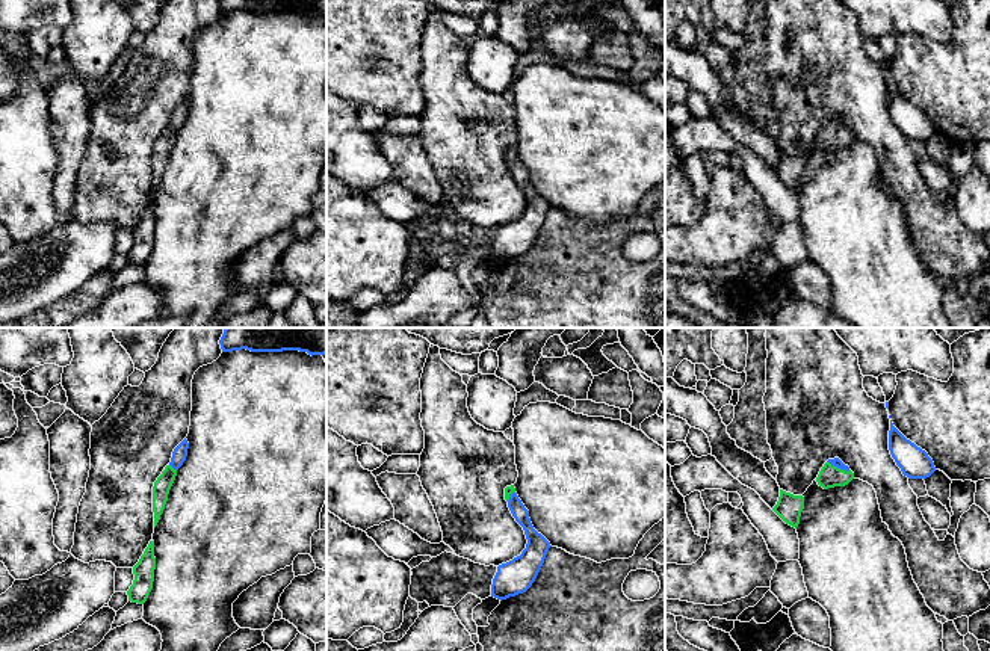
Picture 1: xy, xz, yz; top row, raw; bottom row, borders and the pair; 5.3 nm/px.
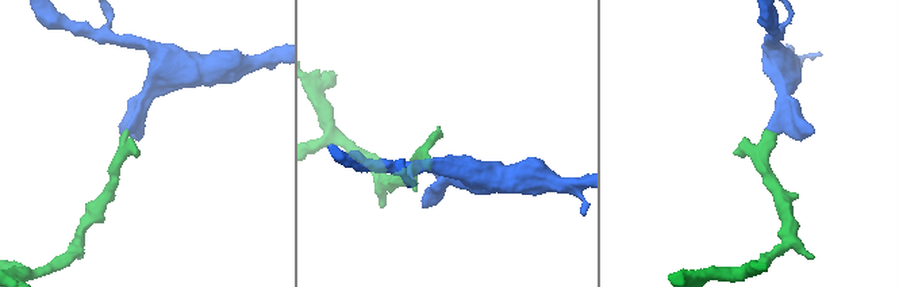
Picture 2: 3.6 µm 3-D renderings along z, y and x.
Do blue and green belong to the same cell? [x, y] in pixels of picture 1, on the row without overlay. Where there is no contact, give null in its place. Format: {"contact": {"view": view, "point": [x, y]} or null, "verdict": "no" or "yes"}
{"contact": {"view": "yz", "point": [839, 129]}, "verdict": "yes"}

